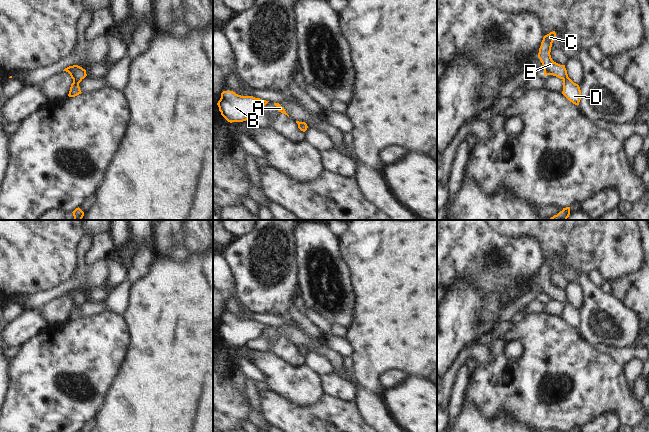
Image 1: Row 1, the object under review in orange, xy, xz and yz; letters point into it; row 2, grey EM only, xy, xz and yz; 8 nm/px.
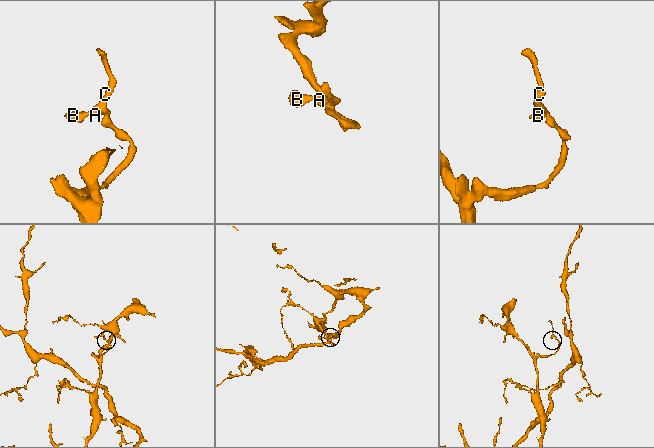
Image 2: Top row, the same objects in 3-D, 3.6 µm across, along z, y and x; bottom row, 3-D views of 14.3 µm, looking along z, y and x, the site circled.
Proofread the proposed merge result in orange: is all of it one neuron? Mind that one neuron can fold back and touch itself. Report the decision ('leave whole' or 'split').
leave whole

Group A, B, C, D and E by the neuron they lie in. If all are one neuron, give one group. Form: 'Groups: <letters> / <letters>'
Groups: A B C D E

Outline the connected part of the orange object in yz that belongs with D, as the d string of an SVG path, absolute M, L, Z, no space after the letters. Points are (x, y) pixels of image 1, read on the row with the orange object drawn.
M555 31L543 37L541 46L539 48L538 58L540 59L544 75L553 75L563 80L562 94L573 104L579 105L581 100L581 90L578 84L574 83L567 74L565 65L560 65L554 62L551 58L550 52L552 43L556 38Z

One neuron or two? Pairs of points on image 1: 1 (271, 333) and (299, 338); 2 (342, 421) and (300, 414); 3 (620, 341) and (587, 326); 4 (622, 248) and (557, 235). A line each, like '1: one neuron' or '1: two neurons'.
1: two neurons
2: one neuron
3: one neuron
4: one neuron

